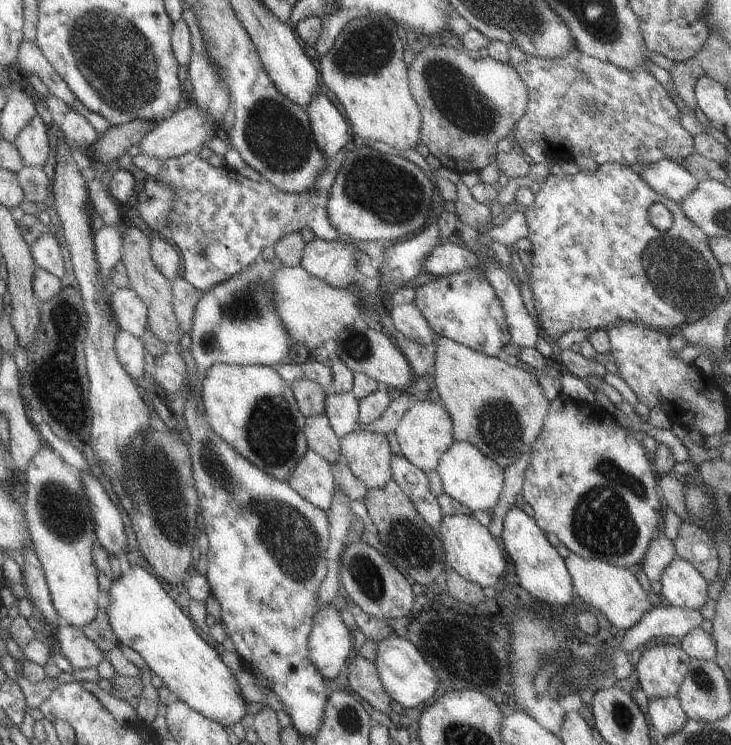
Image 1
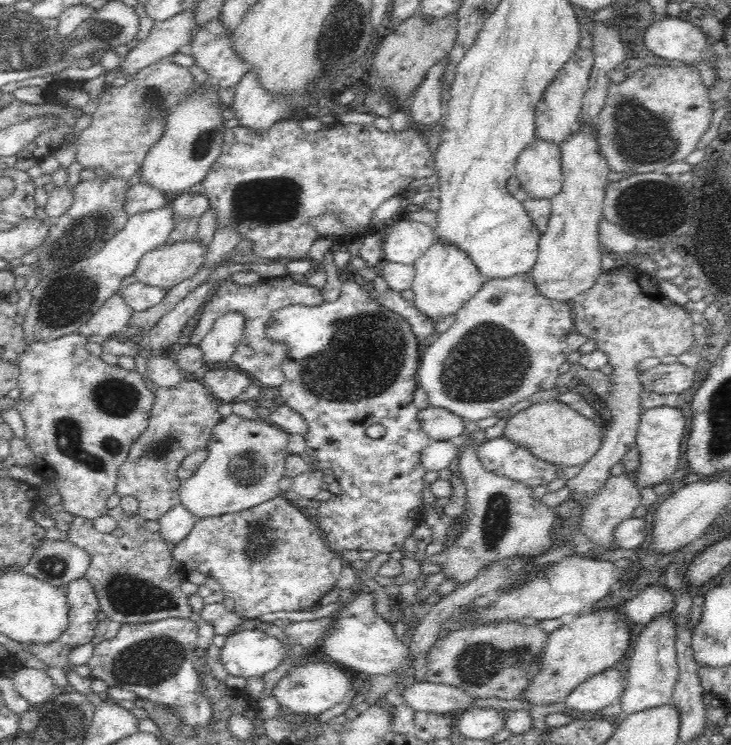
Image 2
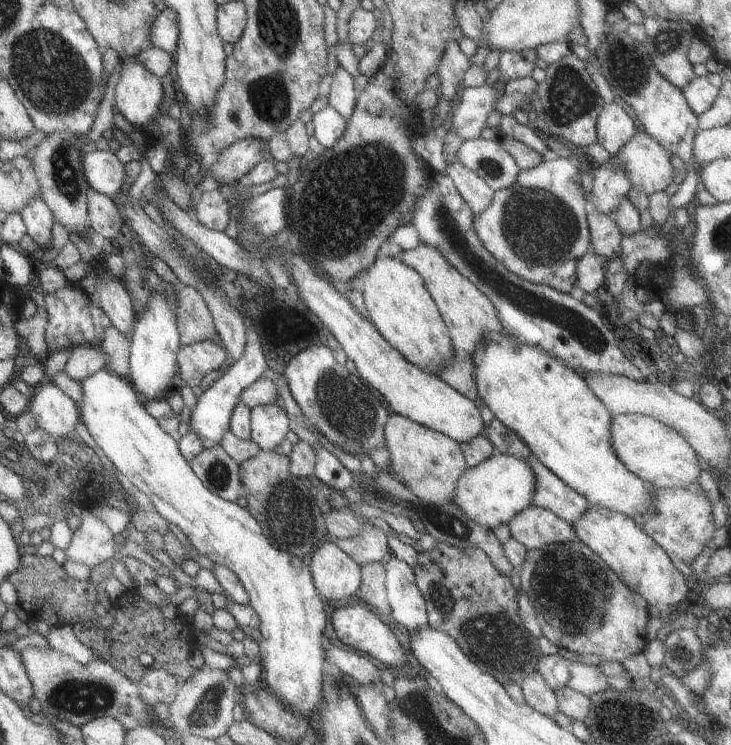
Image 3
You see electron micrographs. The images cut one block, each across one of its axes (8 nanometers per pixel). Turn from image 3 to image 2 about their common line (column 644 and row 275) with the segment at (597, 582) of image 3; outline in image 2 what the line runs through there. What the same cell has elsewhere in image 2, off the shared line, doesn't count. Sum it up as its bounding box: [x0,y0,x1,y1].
[551,262,694,555]

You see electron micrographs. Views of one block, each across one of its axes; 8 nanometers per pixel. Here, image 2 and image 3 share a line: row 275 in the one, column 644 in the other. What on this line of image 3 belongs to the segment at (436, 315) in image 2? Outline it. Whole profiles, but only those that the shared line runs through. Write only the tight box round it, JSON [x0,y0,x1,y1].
[610,413,700,489]

